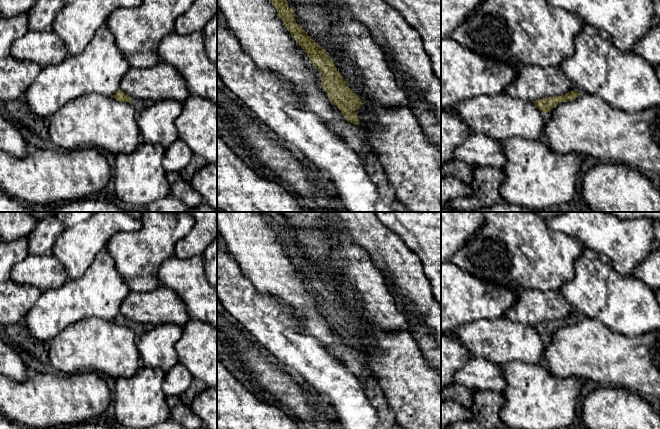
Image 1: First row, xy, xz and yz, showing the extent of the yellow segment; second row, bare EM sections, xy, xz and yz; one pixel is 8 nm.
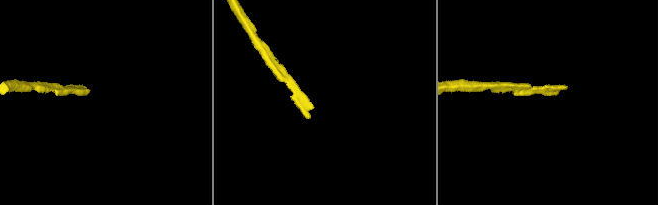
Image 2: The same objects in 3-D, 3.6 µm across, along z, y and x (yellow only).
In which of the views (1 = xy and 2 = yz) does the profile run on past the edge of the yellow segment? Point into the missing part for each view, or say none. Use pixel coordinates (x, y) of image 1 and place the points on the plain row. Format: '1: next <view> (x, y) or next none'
1: next xy (140, 329)
2: next none

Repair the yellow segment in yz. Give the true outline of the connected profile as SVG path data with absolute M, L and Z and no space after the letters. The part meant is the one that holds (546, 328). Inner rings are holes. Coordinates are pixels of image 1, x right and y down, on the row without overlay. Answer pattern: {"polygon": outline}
{"polygon": "M570 315L562 320L554 320L549 322L543 322L534 325L534 329L541 335L548 337L553 332L555 332L561 326L568 326L576 323L579 317L576 315Z"}

